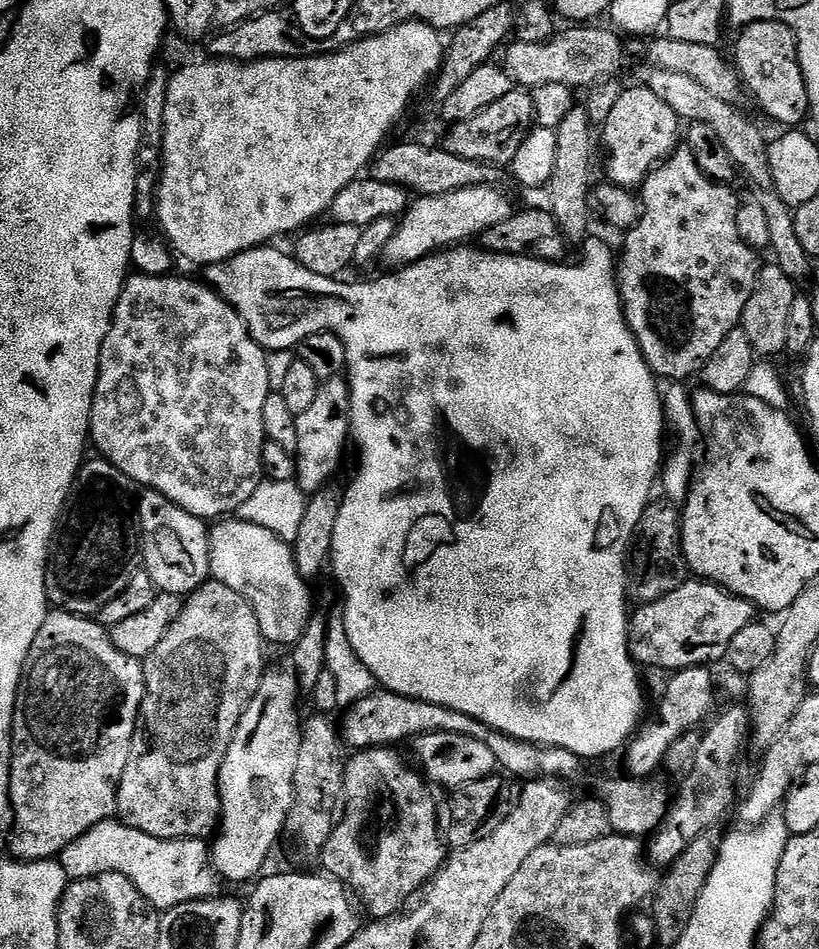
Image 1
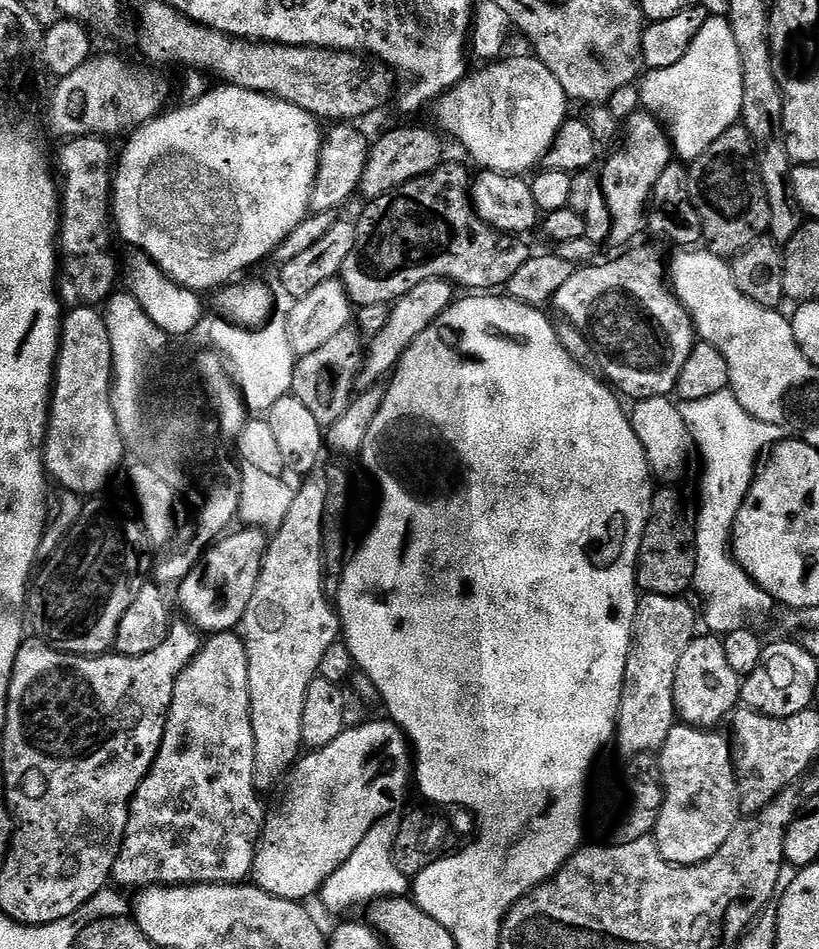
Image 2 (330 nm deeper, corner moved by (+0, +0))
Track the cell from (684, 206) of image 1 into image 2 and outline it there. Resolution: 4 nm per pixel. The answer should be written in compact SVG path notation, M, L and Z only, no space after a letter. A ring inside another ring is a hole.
M640 248L637 252L632 252L629 256L620 256L617 260L612 260L609 264L588 264L579 267L570 279L560 287L560 290L553 296L552 304L564 316L567 323L572 324L580 333L583 334L592 343L598 362L600 372L603 377L623 396L632 398L631 401L637 402L651 397L660 397L671 395L676 388L678 375L682 372L682 367L686 364L686 358L690 358L690 350L698 343L696 327L692 325L692 319L688 316L680 301L676 298L676 293L666 283L666 264L660 261L660 256L656 252L651 252L648 248Z

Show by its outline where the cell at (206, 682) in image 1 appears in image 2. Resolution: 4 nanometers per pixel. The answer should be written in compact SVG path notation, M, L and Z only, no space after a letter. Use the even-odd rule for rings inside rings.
M235 631L218 632L201 643L198 655L174 682L164 737L151 770L132 799L124 841L112 867L112 880L124 890L151 888L154 884L239 884L247 881L266 819L256 784L256 743L250 714L246 646Z

